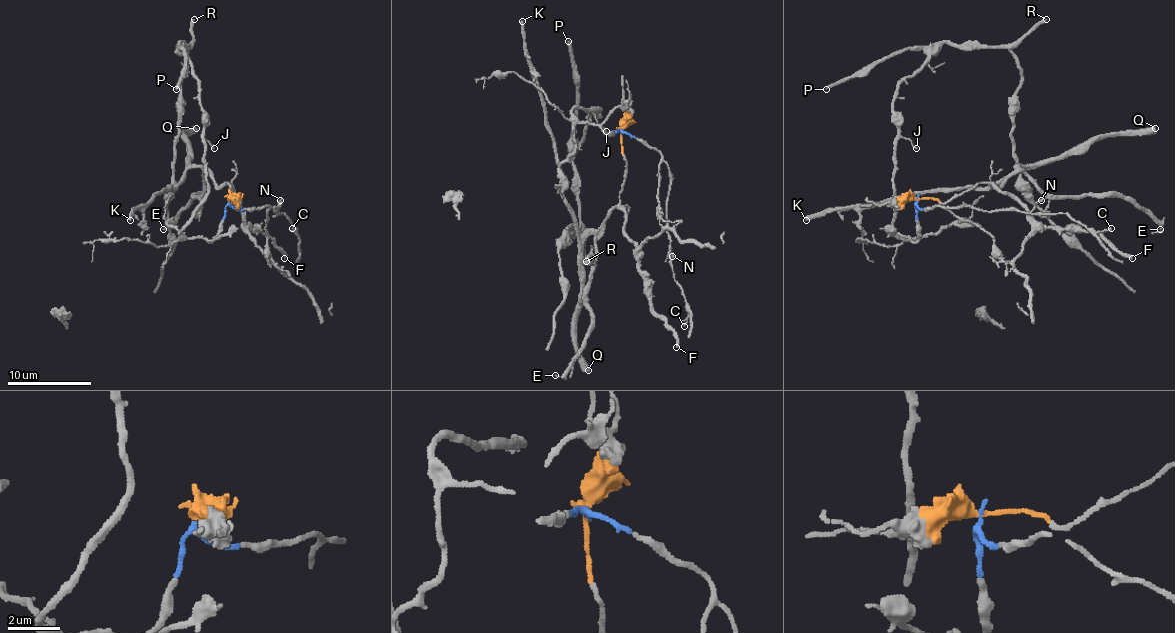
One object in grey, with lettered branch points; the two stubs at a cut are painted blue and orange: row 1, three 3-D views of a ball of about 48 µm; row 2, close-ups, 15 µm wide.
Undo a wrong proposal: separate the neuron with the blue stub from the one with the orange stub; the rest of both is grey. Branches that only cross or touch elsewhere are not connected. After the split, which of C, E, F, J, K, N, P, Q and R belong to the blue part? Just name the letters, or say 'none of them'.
C, J, N, P, R

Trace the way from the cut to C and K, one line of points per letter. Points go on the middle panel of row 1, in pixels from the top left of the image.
C: (622, 132), (645, 140), (668, 168), (666, 233), (675, 282), (687, 303), (687, 322), (683, 326)
K: (622, 132), (626, 166), (620, 202), (592, 231), (582, 233), (565, 200), (554, 138), (525, 48), (523, 20)

